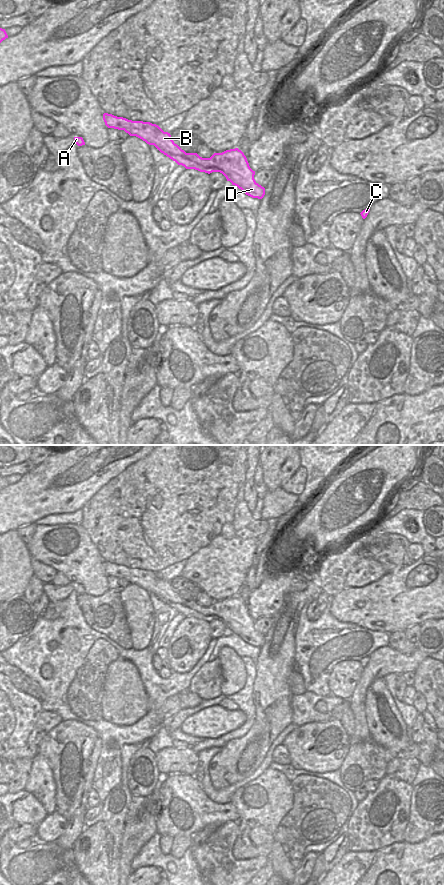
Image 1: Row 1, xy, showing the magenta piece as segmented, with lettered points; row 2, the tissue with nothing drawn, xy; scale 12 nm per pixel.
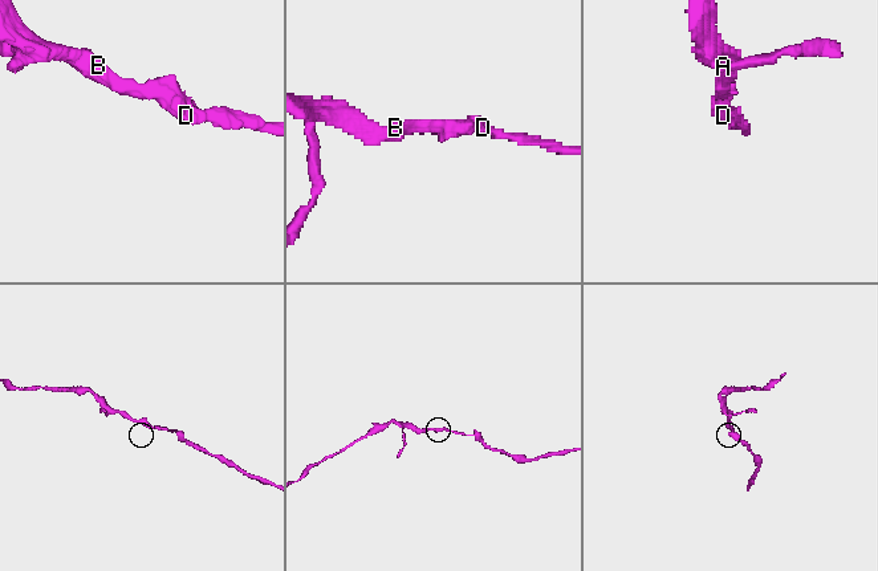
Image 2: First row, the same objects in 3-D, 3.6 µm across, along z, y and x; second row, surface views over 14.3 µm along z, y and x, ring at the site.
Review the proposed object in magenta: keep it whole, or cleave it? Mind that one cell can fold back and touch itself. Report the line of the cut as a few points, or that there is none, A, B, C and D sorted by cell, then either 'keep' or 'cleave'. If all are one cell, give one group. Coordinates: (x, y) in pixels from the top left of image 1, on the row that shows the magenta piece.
no cut; A B C D; keep

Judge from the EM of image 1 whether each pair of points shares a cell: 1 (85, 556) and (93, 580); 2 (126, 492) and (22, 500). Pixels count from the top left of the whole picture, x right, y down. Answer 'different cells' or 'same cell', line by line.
1: same cell
2: different cells

